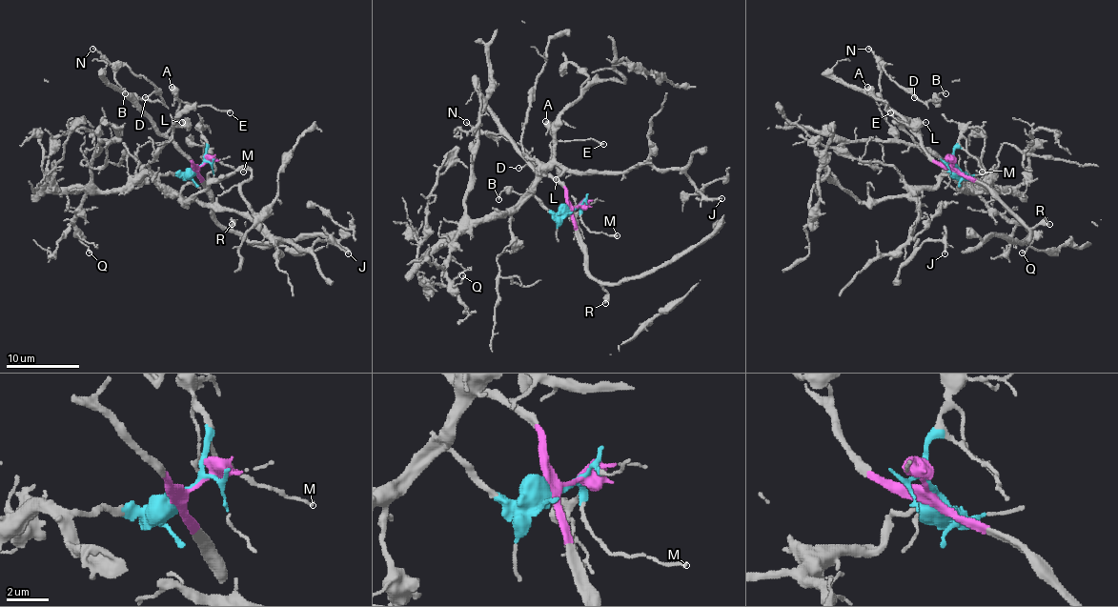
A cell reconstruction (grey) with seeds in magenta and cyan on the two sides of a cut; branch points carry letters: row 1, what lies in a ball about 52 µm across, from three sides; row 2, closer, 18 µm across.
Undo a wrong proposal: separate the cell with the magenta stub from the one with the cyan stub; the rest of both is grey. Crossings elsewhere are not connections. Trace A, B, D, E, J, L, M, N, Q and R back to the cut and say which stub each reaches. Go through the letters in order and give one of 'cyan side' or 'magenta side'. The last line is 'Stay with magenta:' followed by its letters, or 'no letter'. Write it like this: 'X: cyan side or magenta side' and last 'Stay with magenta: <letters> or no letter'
A: magenta side
B: magenta side
D: magenta side
E: magenta side
J: cyan side
L: magenta side
M: cyan side
N: magenta side
Q: cyan side
R: magenta side
Stay with magenta: A, B, D, E, L, N, R

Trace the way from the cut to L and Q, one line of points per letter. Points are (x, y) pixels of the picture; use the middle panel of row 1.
L: (572, 209), (568, 192), (553, 177), (540, 173), (550, 163), (555, 163), (555, 179)
Q: (572, 209), (552, 212), (524, 196), (503, 212), (473, 220), (450, 251), (447, 276), (456, 286), (463, 274)

